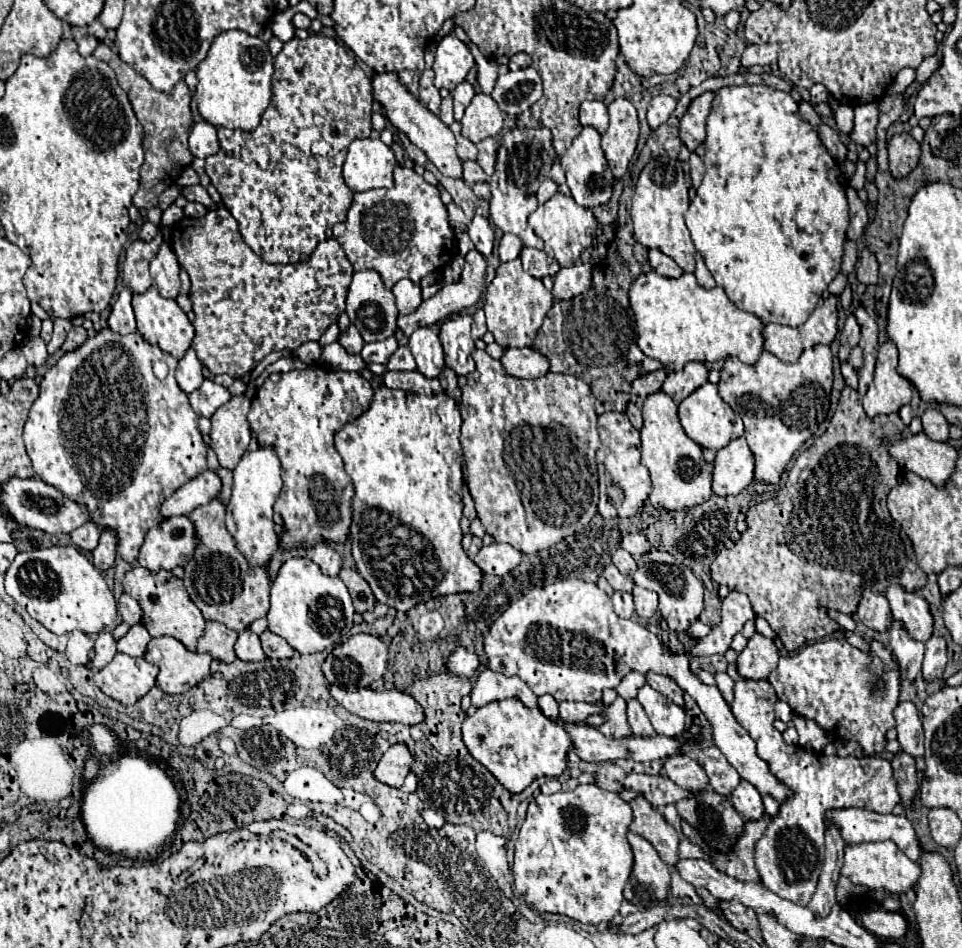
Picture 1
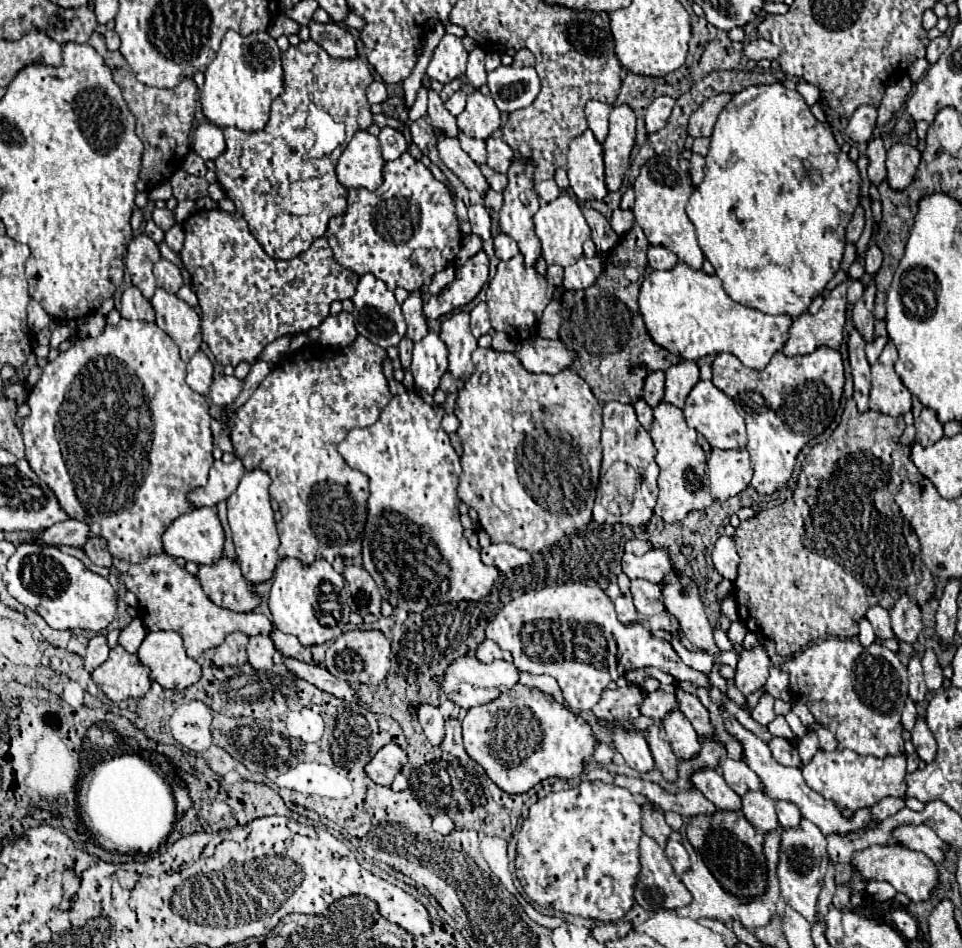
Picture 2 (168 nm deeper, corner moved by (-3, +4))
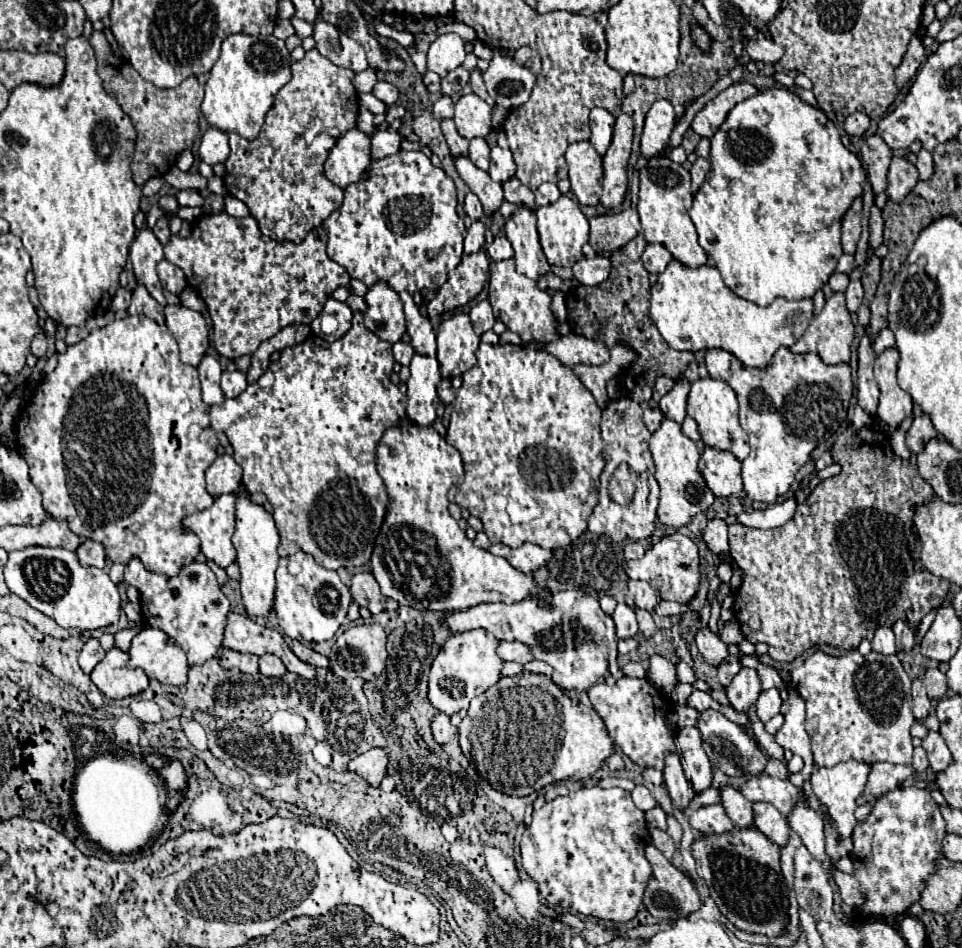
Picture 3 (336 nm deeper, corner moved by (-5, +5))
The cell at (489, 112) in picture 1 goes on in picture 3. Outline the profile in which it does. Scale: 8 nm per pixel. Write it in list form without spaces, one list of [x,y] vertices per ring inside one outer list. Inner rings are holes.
[[[464,94],[456,102],[454,122],[464,138],[484,138],[492,130],[492,106],[476,94]]]

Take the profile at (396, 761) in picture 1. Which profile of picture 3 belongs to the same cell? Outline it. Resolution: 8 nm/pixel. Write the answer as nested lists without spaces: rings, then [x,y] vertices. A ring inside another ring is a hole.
[[[370,748],[368,752],[352,760],[348,764],[348,770],[362,776],[368,784],[380,786],[382,778],[386,776],[386,766],[388,766],[388,752],[384,748]]]

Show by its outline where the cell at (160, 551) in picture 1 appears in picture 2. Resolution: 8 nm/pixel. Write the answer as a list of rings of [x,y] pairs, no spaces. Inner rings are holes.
[[[198,507],[190,513],[180,515],[164,533],[164,551],[172,557],[184,557],[186,561],[194,561],[198,565],[212,565],[224,553],[224,529],[218,519],[216,509],[212,507]]]

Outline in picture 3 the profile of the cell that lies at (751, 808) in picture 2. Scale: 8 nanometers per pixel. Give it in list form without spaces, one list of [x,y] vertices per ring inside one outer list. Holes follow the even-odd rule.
[[[756,802],[752,810],[754,810],[754,826],[772,842],[776,842],[778,846],[784,846],[790,834],[790,826],[786,818],[768,802]]]

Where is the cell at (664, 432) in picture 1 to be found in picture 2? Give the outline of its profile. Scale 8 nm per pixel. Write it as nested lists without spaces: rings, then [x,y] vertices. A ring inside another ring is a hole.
[[[660,403],[654,409],[654,423],[650,429],[650,437],[656,447],[654,461],[660,467],[658,475],[658,505],[654,509],[666,523],[682,521],[694,509],[706,509],[712,505],[708,475],[706,475],[706,457],[702,447],[696,443],[696,431],[686,425],[684,413],[678,407],[670,407],[668,403]]]

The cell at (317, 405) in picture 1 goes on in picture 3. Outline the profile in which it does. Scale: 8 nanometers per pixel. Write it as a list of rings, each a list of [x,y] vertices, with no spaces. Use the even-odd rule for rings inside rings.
[[[356,312],[354,320],[352,320],[352,328],[340,340],[328,344],[328,342],[324,342],[318,336],[310,336],[302,344],[296,344],[292,348],[284,348],[280,360],[272,362],[270,368],[266,370],[266,374],[256,384],[248,386],[238,398],[224,400],[224,404],[210,408],[212,428],[216,432],[222,432],[222,434],[228,436],[230,446],[234,448],[234,458],[244,470],[244,476],[242,476],[244,488],[248,492],[264,492],[268,496],[268,502],[274,506],[274,522],[276,522],[276,528],[280,532],[280,546],[278,546],[278,554],[280,556],[292,556],[296,552],[306,552],[306,554],[312,554],[314,560],[320,566],[330,568],[330,570],[338,570],[340,566],[358,568],[358,566],[362,566],[362,564],[366,564],[370,560],[370,554],[372,554],[372,548],[374,548],[374,540],[376,540],[376,536],[380,532],[380,526],[382,526],[382,520],[384,520],[384,514],[386,514],[386,508],[388,508],[386,488],[384,488],[382,478],[376,472],[376,444],[380,442],[382,432],[388,426],[398,424],[406,416],[406,396],[400,394],[398,386],[394,386],[390,382],[392,368],[394,368],[392,344],[384,342],[378,336],[374,336],[372,332],[368,332],[364,328],[362,314]]]

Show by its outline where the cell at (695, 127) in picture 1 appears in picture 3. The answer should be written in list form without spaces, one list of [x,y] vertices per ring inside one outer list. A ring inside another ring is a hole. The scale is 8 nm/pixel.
[[[738,82],[728,86],[726,90],[722,90],[714,100],[710,100],[692,120],[692,130],[698,136],[706,136],[712,138],[714,132],[720,128],[720,124],[726,120],[728,112],[742,100],[754,96],[758,90],[752,84],[746,82]]]

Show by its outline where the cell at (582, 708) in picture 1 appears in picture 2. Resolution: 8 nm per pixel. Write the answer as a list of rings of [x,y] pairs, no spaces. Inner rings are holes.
[[[626,685],[618,689],[604,689],[600,701],[594,705],[594,715],[604,721],[612,721],[616,727],[626,731],[636,731],[634,719],[640,717],[640,705],[646,691],[638,685]]]

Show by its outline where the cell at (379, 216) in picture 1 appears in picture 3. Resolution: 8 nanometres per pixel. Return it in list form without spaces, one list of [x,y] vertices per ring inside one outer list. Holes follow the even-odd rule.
[[[400,150],[394,156],[386,156],[372,162],[372,174],[368,180],[356,182],[344,190],[344,204],[330,214],[324,222],[328,232],[328,256],[344,266],[348,274],[372,286],[378,280],[388,282],[394,292],[418,292],[422,288],[438,290],[448,272],[462,260],[462,240],[468,234],[462,218],[456,214],[456,186],[444,170],[432,166],[424,152]]]

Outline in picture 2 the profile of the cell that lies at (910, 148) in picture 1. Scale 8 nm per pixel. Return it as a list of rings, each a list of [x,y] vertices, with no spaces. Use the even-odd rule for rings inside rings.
[[[894,143],[888,151],[886,169],[888,169],[888,185],[896,191],[906,189],[914,177],[920,163],[920,151],[908,143]]]

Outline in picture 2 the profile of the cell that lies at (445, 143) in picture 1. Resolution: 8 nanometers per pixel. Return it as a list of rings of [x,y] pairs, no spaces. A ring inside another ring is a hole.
[[[438,133],[438,153],[440,159],[444,161],[444,165],[468,187],[468,189],[476,189],[482,199],[486,195],[486,191],[490,189],[486,177],[482,175],[480,167],[462,151],[458,139],[450,139],[442,133]]]

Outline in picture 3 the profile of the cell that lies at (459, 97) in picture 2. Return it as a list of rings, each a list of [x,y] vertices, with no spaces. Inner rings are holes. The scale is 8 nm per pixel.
[[[442,96],[436,104],[434,104],[434,118],[444,120],[444,118],[452,118],[454,116],[454,100],[450,96]]]

